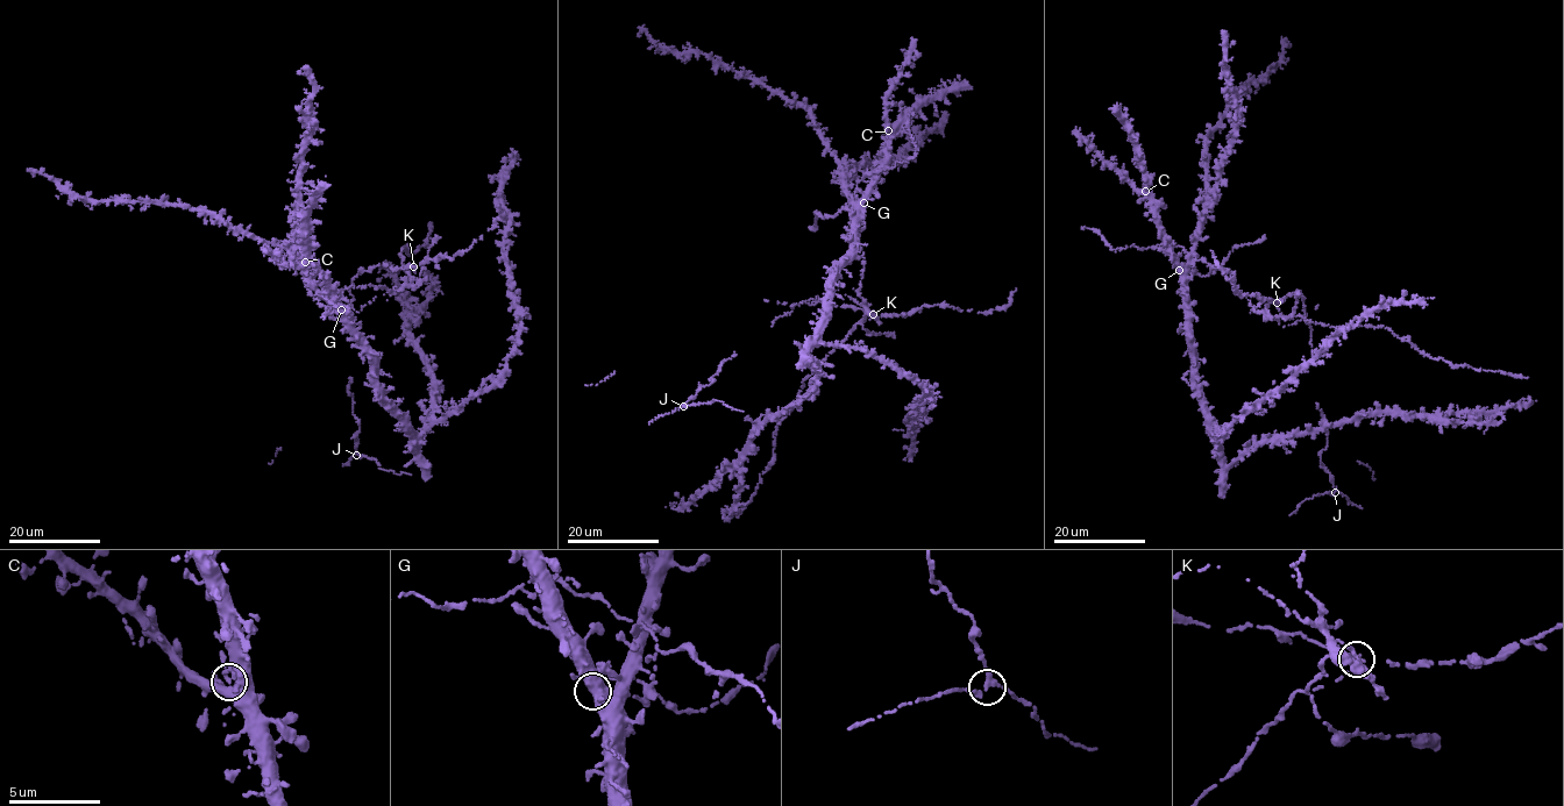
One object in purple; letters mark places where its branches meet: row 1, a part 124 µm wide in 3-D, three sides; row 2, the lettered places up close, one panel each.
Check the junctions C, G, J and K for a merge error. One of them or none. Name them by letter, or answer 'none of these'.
K

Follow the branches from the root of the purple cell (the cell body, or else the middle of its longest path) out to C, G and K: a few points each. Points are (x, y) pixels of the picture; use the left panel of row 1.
C: (335, 291), (333, 295), (321, 295), (328, 293), (324, 273), (305, 262)
G: (335, 291), (333, 304), (341, 309)
K: (335, 291), (370, 284), (383, 285), (395, 293), (412, 284), (413, 266)

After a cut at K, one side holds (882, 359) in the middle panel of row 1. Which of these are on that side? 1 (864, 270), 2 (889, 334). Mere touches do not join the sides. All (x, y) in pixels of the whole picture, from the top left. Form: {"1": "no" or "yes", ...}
{"1": "no", "2": "no"}

